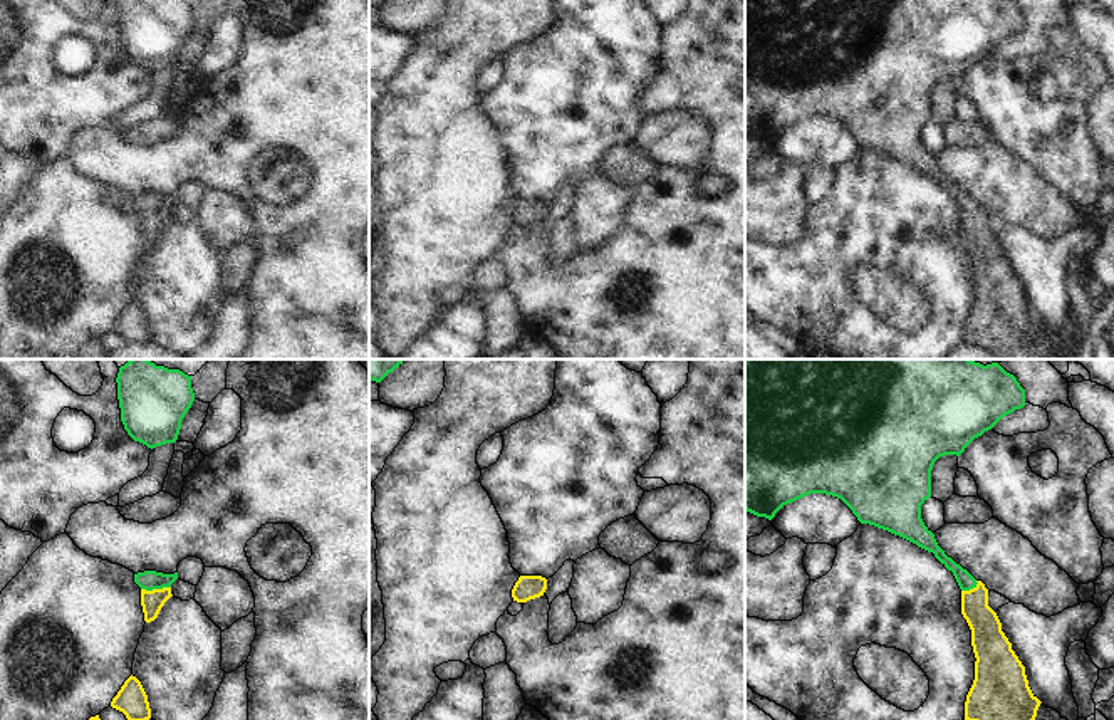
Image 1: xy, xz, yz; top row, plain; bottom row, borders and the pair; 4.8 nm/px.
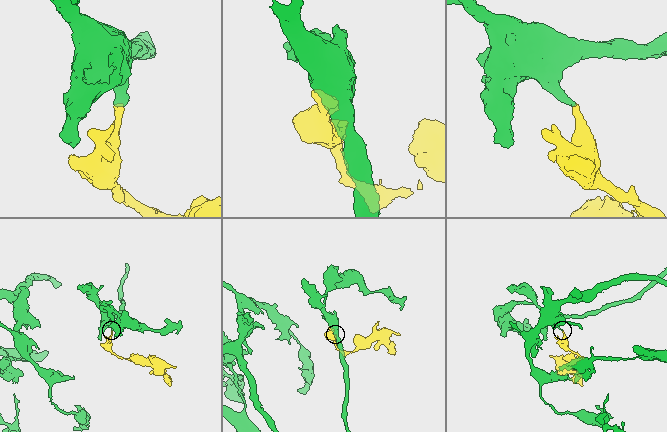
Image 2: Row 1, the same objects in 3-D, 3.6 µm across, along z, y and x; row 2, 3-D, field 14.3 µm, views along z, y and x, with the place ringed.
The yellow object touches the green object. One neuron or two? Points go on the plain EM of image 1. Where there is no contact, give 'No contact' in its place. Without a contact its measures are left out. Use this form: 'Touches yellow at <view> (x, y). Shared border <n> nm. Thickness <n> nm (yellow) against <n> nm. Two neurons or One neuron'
Touches yellow at xy (155, 213). Shared border 140 nm. Thickness 110 nm (yellow) against 100 nm. One neuron.

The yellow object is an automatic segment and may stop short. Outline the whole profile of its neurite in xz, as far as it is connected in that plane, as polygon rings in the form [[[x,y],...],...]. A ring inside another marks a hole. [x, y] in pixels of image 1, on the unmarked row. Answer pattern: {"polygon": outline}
{"polygon": [[[520,200],[512,213],[512,222],[517,227],[527,227],[530,223],[544,220],[547,213],[547,203],[542,200]]]}

